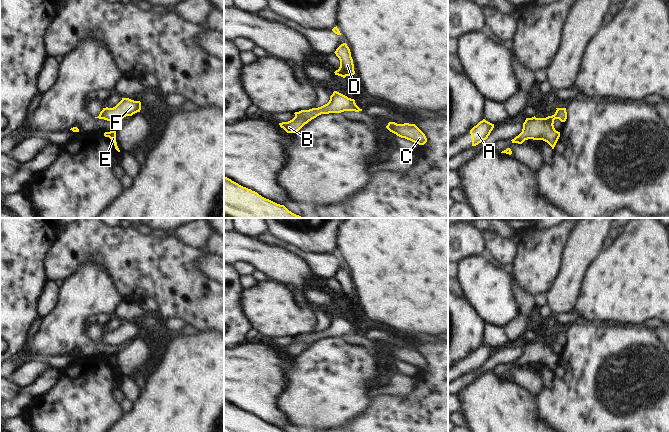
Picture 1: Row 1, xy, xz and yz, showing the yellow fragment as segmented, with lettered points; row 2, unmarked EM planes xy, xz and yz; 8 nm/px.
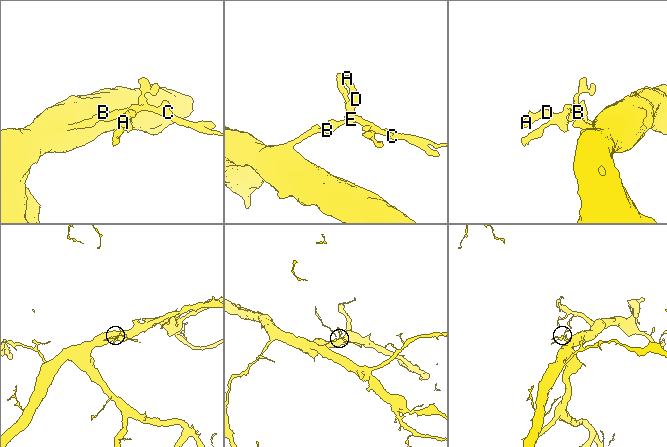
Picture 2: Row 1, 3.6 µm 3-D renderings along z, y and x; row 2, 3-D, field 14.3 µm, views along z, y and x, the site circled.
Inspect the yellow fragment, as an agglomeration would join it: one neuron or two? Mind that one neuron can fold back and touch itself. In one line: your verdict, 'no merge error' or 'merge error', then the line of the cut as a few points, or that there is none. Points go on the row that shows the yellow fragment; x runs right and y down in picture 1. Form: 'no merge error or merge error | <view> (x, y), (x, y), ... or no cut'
no merge error | no cut

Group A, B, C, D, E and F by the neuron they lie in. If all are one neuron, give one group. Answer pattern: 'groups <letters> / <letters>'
groups A B C D E F

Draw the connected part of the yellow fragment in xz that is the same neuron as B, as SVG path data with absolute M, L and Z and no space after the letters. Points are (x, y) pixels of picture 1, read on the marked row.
M334 91L333 94L330 96L330 100L327 104L318 108L295 112L295 117L292 120L279 123L279 125L287 133L295 133L299 131L309 121L321 114L341 113L344 111L359 112L362 111L362 109L360 109L356 105L354 99L348 98L347 96L339 92Z

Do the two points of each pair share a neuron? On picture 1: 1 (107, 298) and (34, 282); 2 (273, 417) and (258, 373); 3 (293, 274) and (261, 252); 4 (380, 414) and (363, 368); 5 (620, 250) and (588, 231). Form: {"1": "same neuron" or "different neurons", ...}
{"1": "different neurons", "2": "same neuron", "3": "same neuron", "4": "different neurons", "5": "different neurons"}

